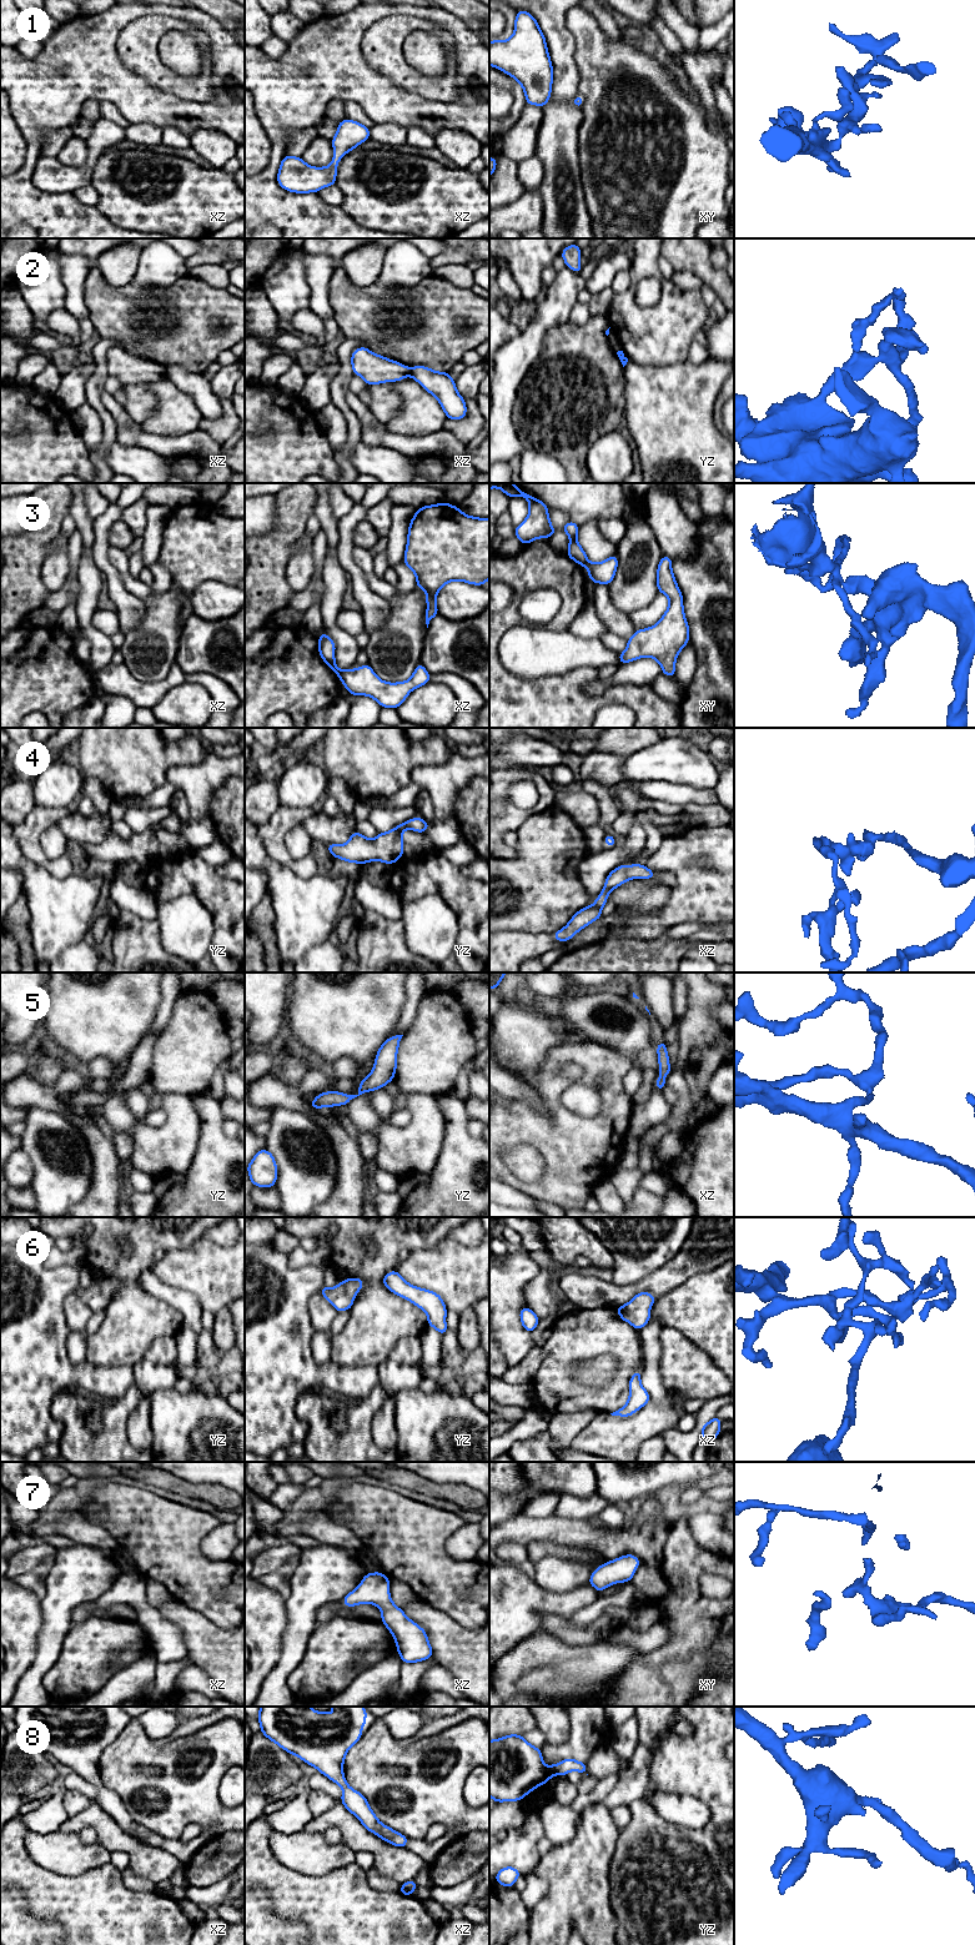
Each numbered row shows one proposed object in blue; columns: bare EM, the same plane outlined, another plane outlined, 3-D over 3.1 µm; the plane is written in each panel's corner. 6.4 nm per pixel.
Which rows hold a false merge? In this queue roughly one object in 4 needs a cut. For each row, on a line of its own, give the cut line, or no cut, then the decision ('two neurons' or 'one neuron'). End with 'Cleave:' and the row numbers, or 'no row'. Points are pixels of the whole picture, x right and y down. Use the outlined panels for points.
1: no cut; one neuron
2: cut in xz along (410, 368), (411, 375); two neurons
3: cut in xz along (342, 671), (338, 676); two neurons
4: no cut; one neuron
5: no cut; one neuron
6: no cut; one neuron
7: no cut; one neuron
8: no cut; one neuron
Cleave: 2, 3

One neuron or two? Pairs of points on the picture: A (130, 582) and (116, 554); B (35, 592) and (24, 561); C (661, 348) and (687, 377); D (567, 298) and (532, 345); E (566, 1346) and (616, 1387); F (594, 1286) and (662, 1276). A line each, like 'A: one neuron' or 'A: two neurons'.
A: one neuron
B: one neuron
C: two neurons
D: one neuron
E: one neuron
F: one neuron

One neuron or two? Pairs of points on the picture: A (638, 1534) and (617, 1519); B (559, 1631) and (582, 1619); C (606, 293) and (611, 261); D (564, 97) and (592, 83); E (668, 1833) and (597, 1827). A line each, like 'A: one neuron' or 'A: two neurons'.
A: two neurons
B: two neurons
C: two neurons
D: two neurons
E: two neurons

